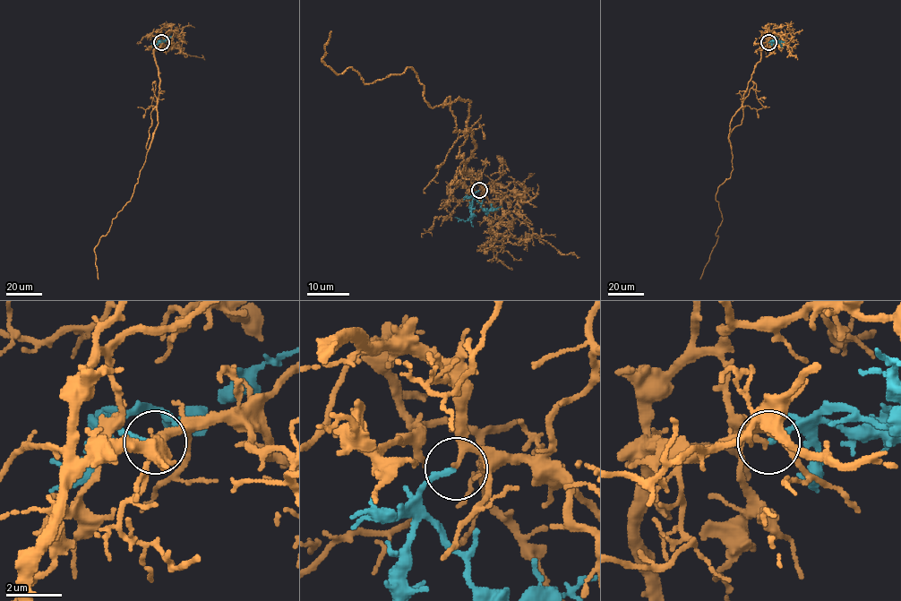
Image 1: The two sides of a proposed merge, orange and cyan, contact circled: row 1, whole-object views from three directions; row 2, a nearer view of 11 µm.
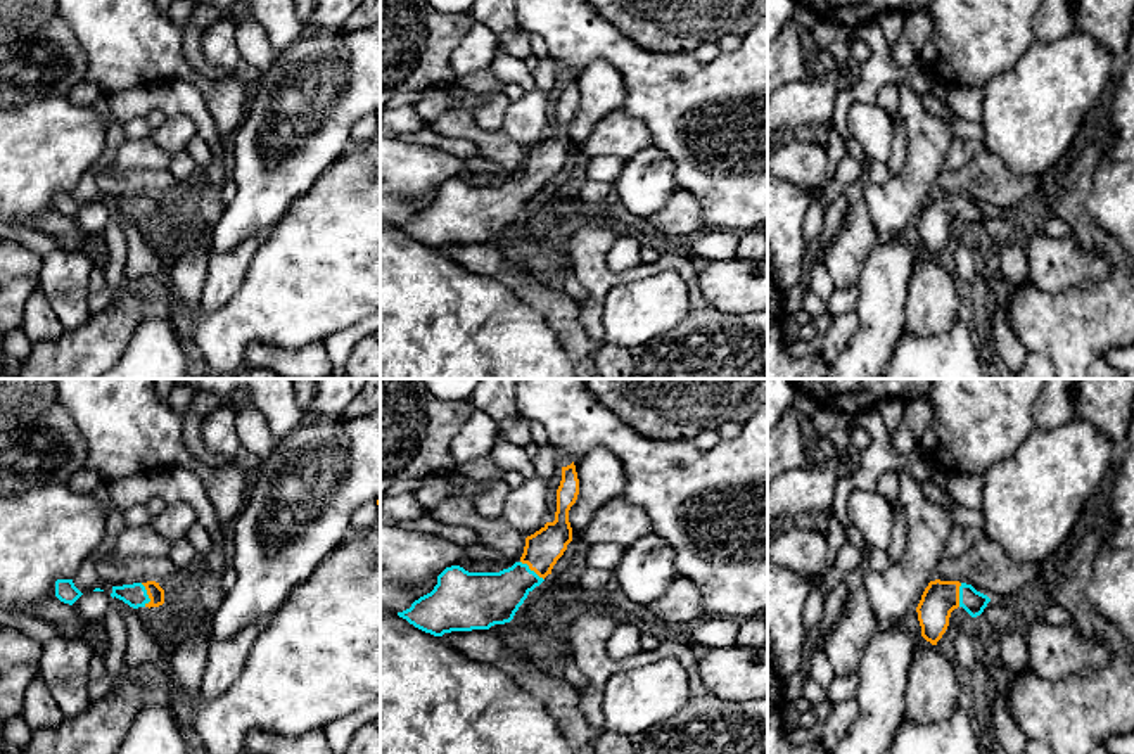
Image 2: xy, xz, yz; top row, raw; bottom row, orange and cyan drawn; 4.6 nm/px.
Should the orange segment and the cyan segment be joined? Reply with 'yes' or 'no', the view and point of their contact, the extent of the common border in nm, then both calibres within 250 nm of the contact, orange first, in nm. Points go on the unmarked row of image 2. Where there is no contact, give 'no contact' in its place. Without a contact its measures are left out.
yes | xy (147, 206) | 110 nm | 80/110 nm

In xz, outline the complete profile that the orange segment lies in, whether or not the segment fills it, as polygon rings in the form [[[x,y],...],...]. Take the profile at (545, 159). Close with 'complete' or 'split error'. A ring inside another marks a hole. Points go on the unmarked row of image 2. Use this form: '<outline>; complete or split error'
[[[574,74],[562,80],[555,133],[526,150],[519,175],[500,185],[446,180],[434,202],[398,225],[415,240],[443,249],[510,235],[527,208],[539,199],[572,154],[569,123],[579,107]]]; split error

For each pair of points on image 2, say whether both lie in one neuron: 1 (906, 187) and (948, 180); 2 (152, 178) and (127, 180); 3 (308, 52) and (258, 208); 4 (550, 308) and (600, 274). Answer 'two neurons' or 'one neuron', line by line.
1: two neurons
2: one neuron
3: one neuron
4: two neurons

